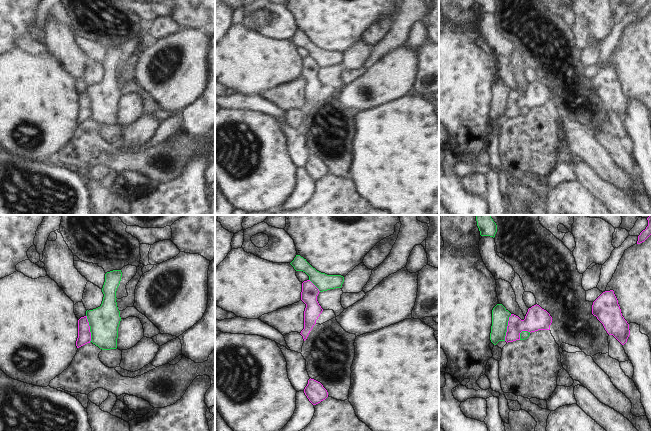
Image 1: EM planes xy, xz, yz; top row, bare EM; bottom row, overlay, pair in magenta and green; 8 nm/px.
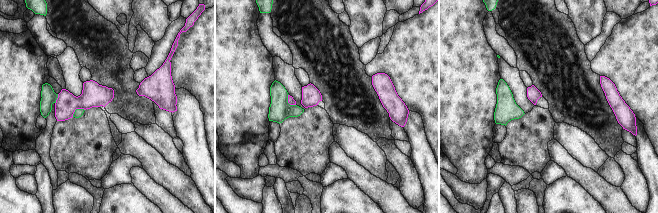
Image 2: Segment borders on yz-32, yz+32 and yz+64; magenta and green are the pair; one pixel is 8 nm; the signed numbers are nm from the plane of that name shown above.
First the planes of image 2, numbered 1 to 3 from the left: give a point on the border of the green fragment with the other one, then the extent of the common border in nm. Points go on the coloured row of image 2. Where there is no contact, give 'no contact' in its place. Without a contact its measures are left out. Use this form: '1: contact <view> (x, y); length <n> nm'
1: contact yz-32 (76, 108); length 120 nm
2: contact yz+32 (288, 102); length 110 nm
3: no contact

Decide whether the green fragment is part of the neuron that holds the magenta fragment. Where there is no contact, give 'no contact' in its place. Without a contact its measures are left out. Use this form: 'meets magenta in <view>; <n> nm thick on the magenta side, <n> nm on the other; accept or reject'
meets magenta in yz; 180 nm thick on the magenta side, 140 nm on the other; reject

